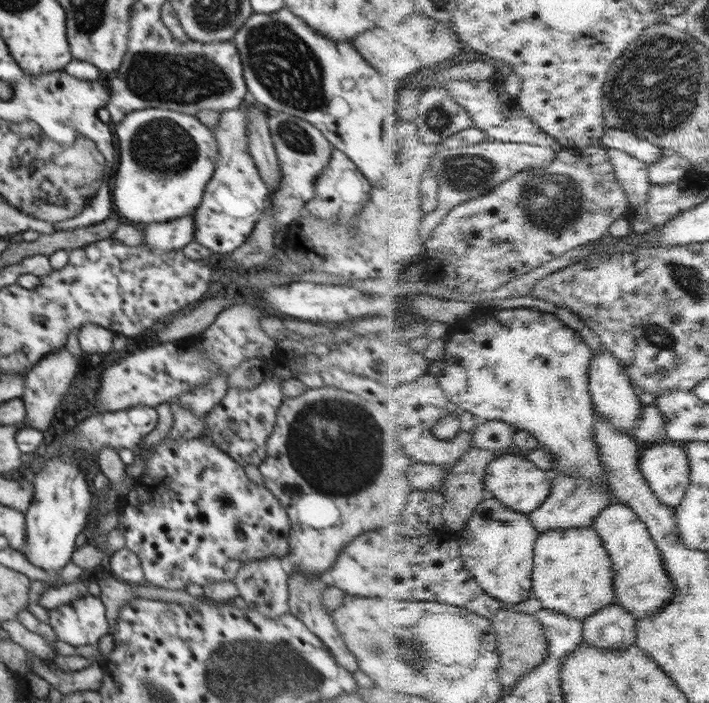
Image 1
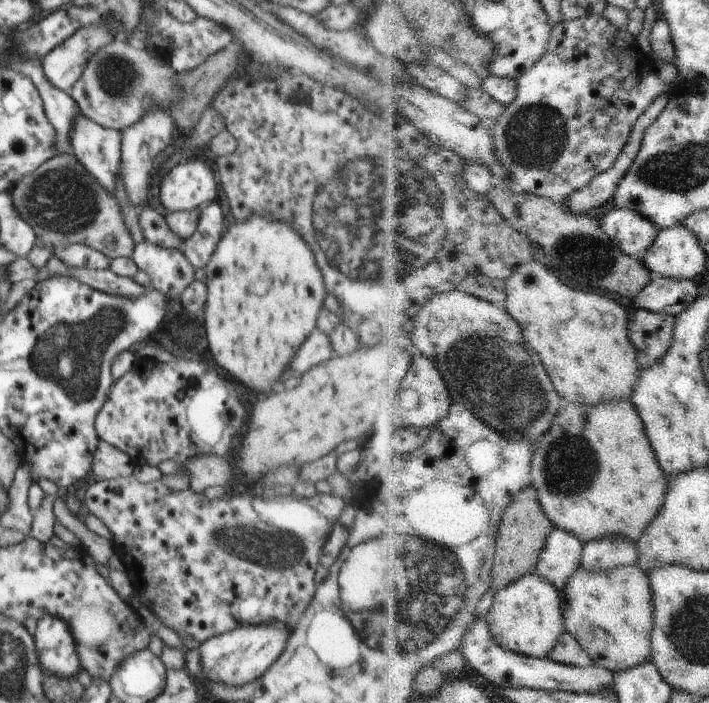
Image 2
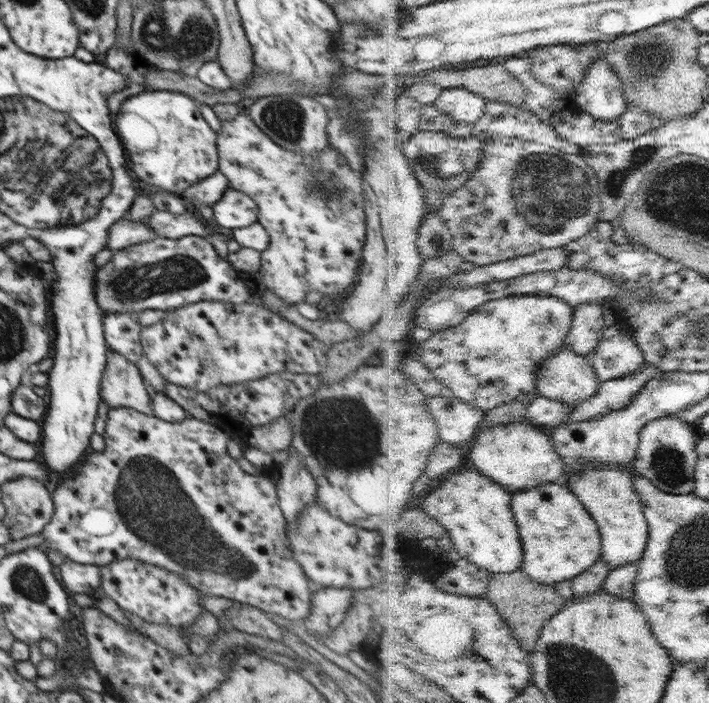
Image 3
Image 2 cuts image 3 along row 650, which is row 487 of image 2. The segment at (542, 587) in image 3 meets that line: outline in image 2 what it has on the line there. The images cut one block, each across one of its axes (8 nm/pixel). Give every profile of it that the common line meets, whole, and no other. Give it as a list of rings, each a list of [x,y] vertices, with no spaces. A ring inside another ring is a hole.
[[[532,487],[524,489],[507,510],[499,536],[497,557],[493,573],[492,589],[496,594],[531,574],[537,574],[547,542],[555,530],[555,522],[543,509],[537,490]]]

